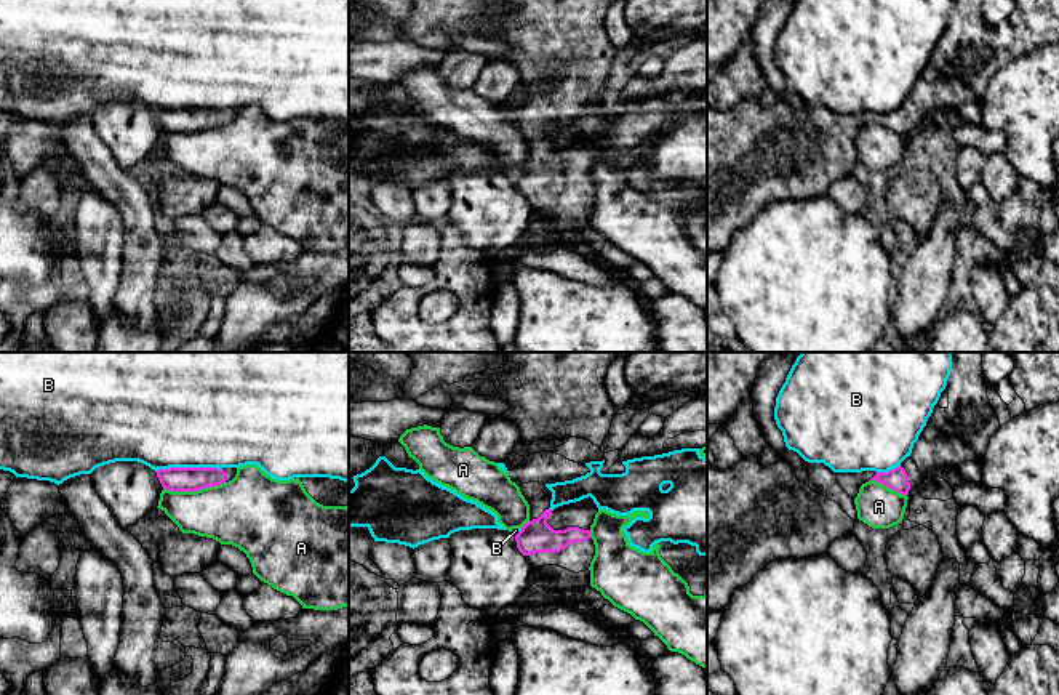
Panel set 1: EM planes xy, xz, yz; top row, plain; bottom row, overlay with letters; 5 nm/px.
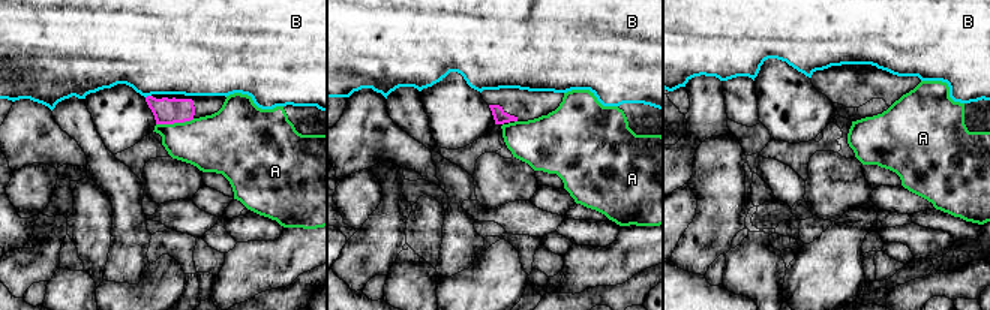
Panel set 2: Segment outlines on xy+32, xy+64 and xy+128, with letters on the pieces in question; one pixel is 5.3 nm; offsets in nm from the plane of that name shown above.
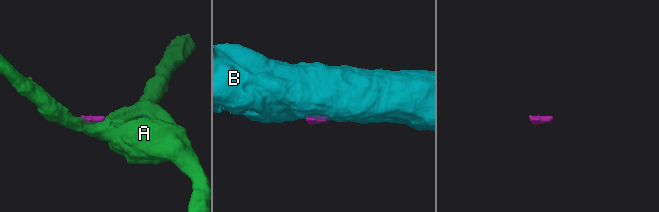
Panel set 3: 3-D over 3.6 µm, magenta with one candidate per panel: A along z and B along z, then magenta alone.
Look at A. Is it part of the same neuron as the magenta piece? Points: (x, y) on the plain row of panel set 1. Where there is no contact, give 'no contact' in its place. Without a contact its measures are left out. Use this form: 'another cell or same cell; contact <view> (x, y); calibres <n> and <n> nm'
another cell; contact xy (194, 132); calibres 130 and 320 nm

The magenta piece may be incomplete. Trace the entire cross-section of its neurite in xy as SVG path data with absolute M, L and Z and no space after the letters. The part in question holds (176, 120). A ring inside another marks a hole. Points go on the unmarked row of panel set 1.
M170 109L155 112L163 130L171 133L197 133L232 122L237 109Z

